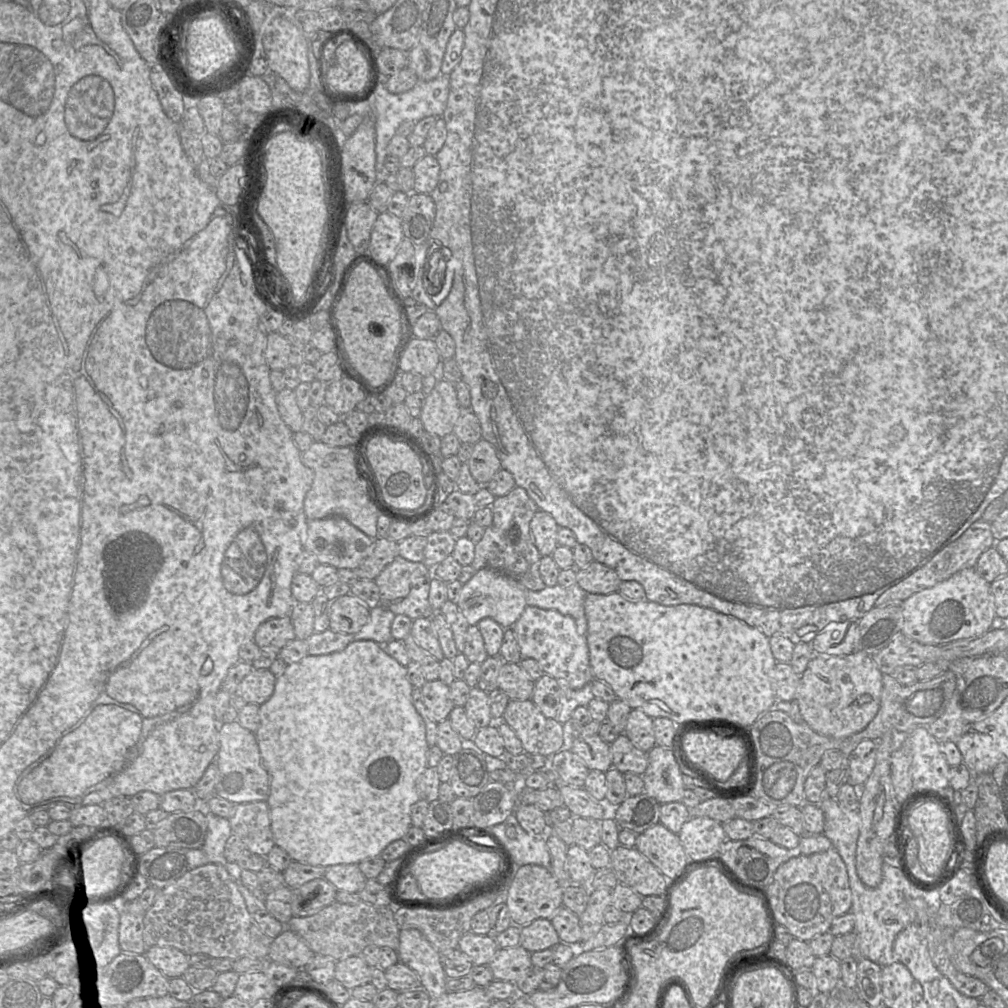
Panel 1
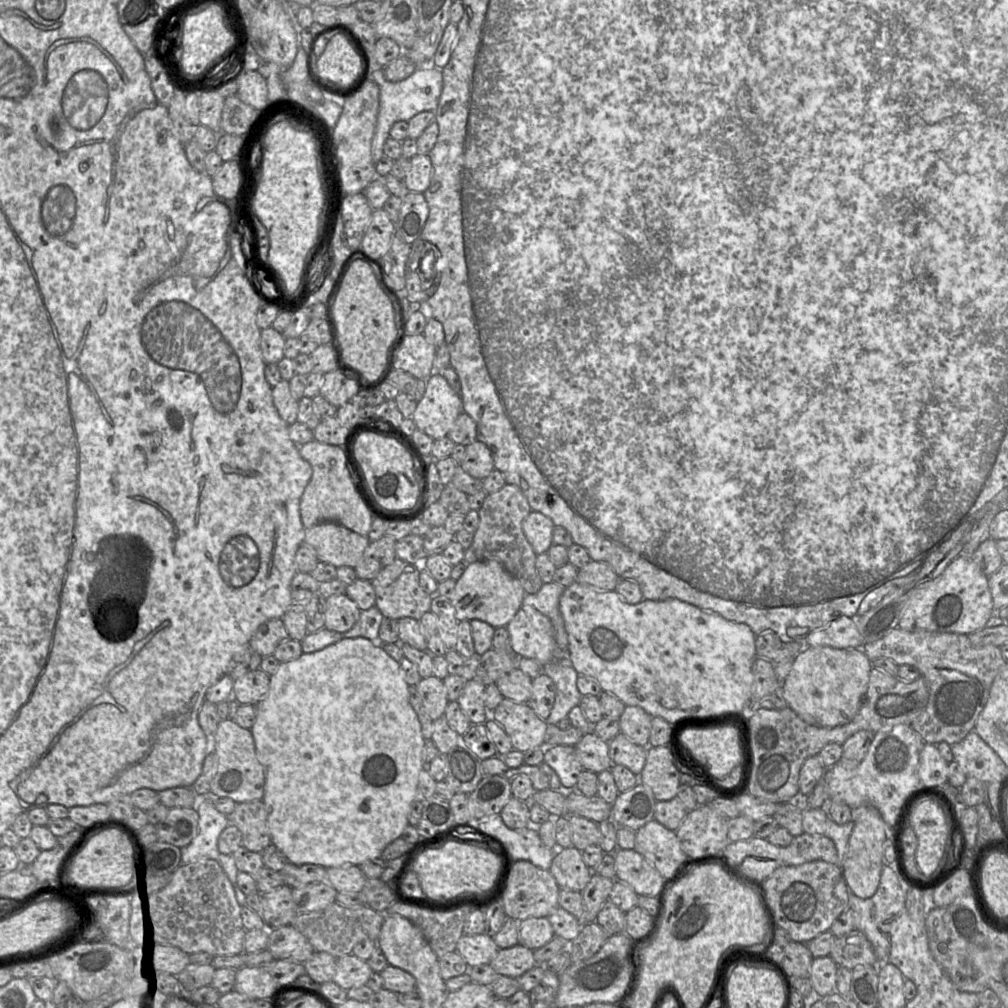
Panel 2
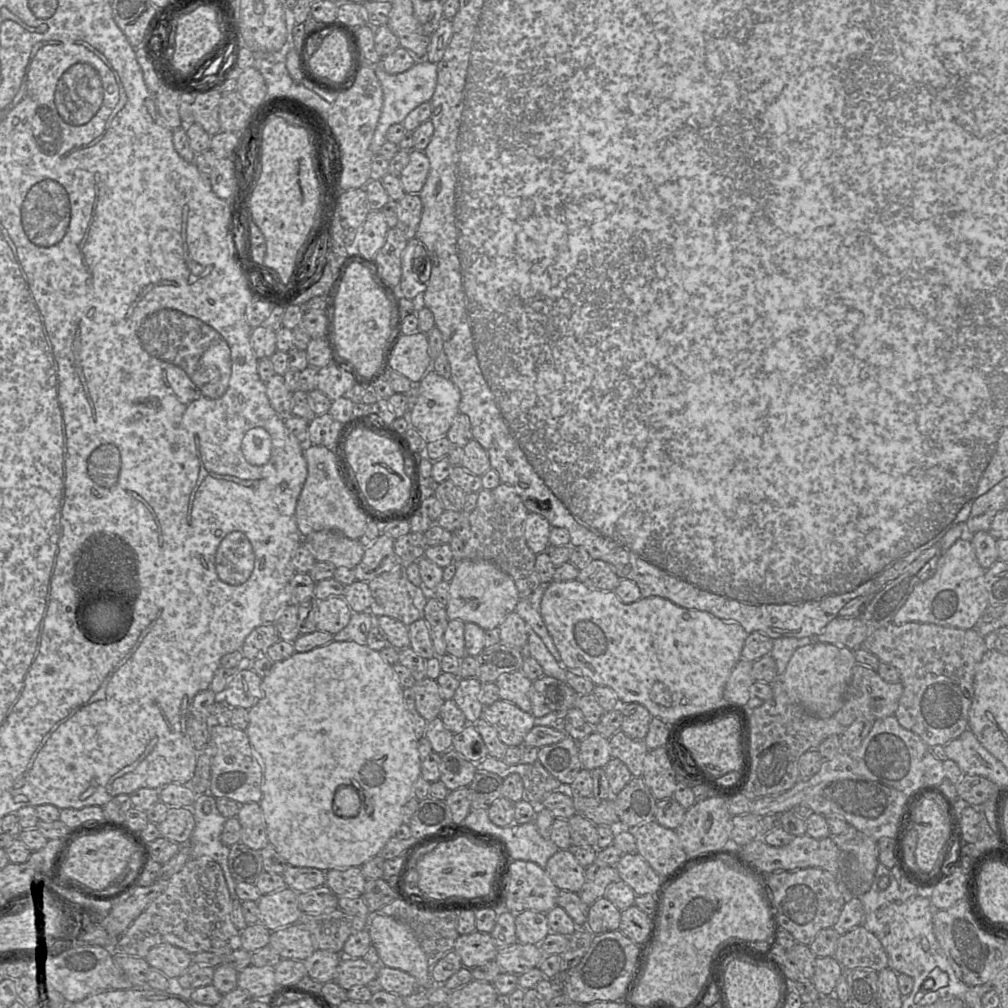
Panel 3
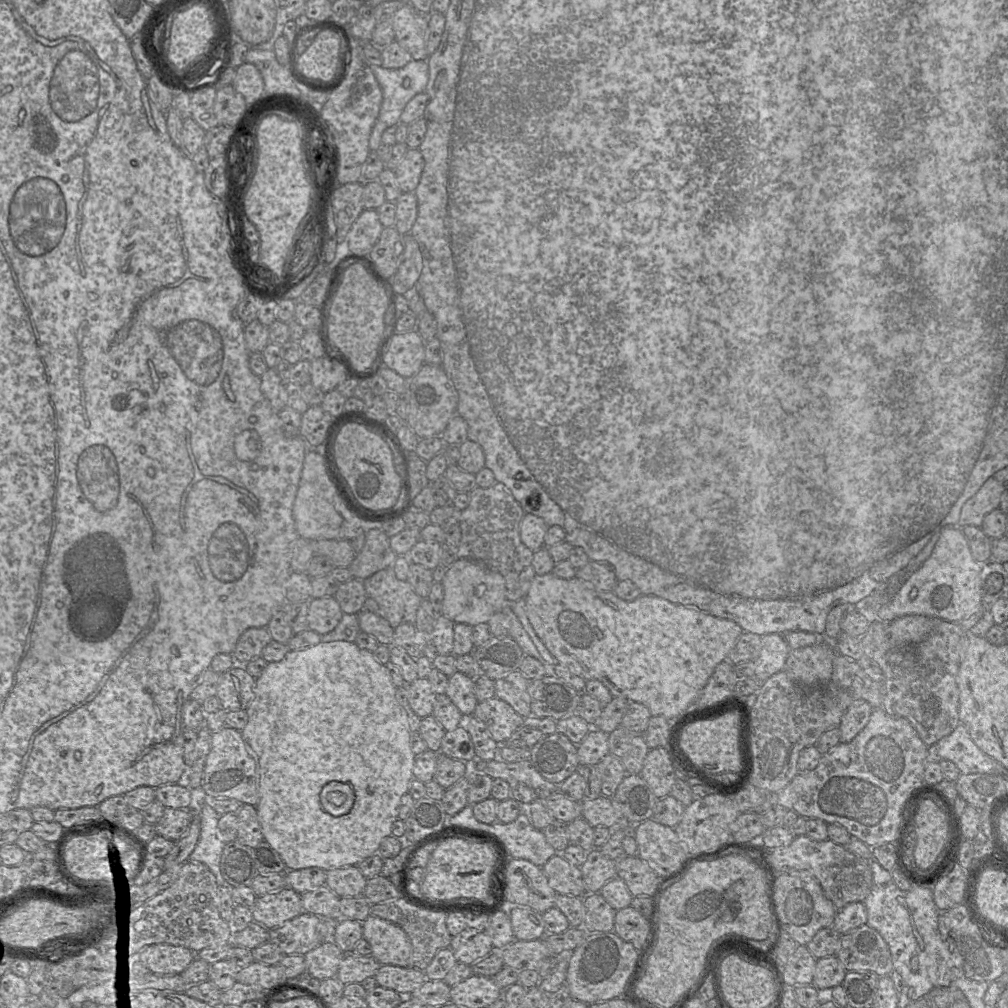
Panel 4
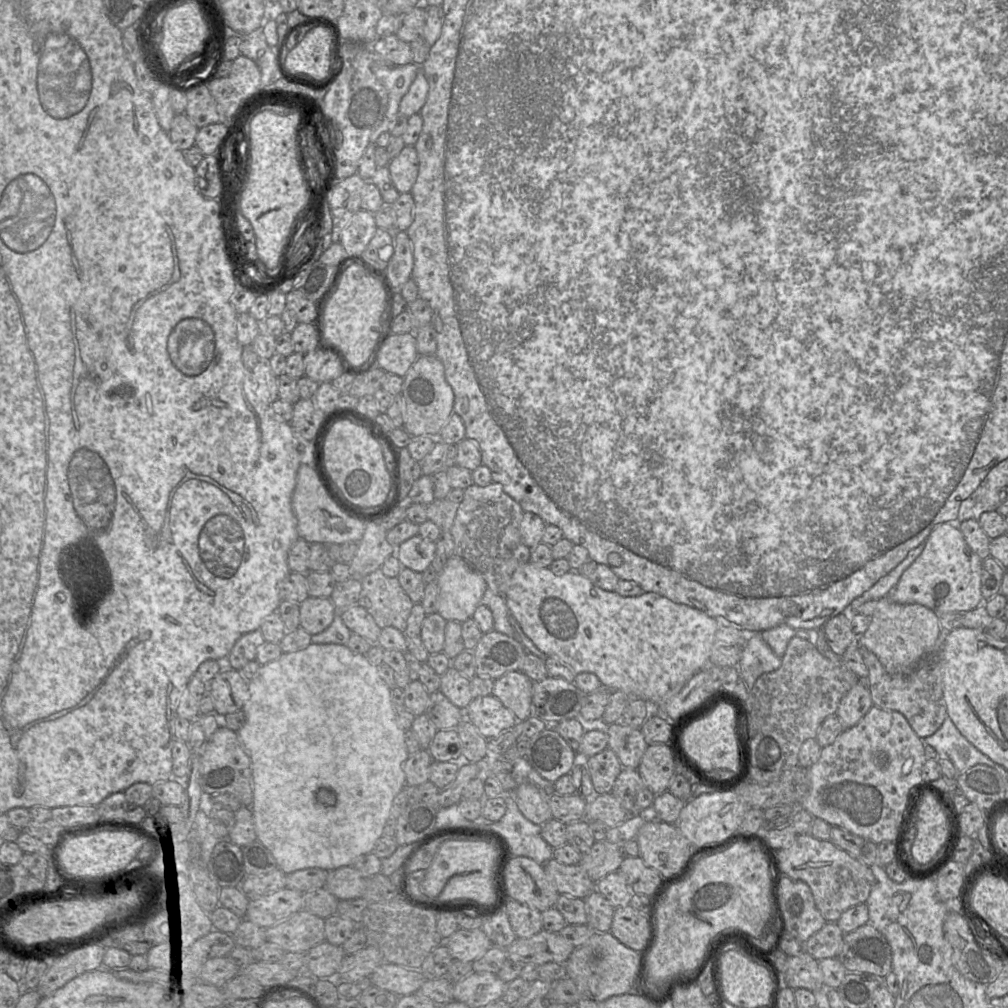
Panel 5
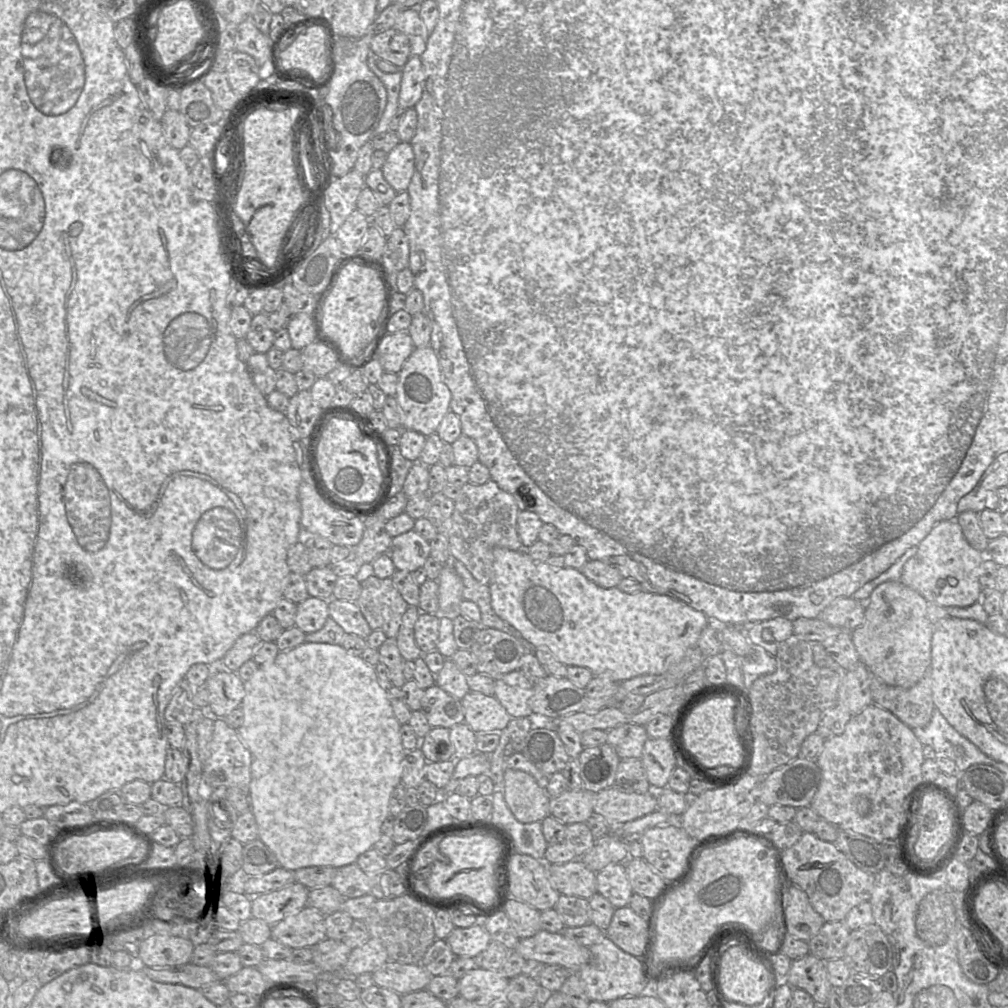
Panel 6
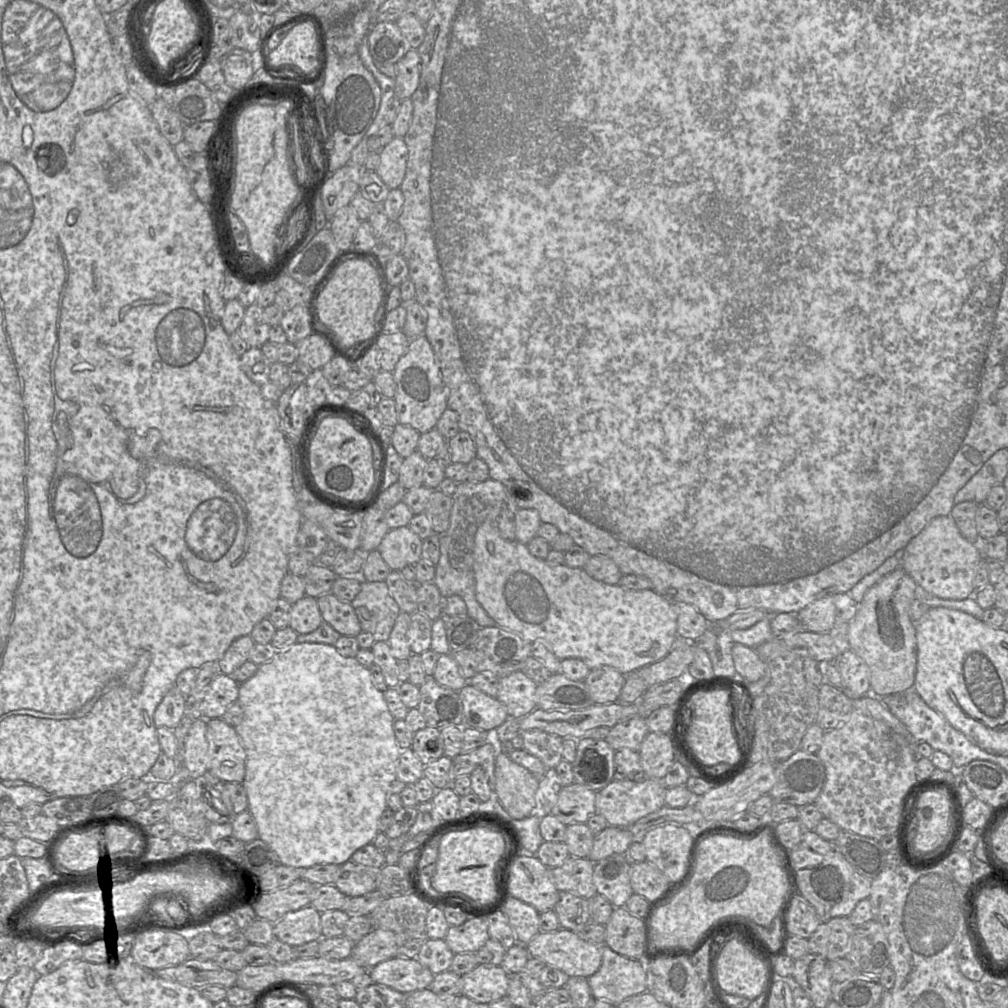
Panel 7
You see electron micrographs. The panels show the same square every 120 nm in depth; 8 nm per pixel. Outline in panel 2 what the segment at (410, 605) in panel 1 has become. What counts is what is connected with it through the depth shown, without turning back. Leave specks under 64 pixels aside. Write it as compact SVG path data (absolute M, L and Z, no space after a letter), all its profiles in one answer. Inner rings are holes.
M396 557L371 580L376 594L375 607L380 610L384 618L420 620L426 612L430 611L433 595L425 592L420 586L420 571L421 564L412 564Z

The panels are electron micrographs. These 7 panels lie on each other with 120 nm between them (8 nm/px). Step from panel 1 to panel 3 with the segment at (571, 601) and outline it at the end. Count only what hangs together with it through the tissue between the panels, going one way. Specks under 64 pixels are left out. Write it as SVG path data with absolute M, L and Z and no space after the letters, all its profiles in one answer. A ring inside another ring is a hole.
M541 583L540 586L529 596L520 598L516 605L515 612L518 613L539 635L556 661L560 665L564 665L561 654L541 615L541 601L546 590L546 585L548 584Z

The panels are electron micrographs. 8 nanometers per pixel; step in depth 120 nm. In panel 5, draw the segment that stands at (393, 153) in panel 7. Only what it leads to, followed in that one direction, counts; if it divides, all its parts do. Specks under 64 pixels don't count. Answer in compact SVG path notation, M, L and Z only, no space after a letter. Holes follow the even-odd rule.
M405 146L391 159L387 168L399 193L409 193L418 174L418 156L414 146Z

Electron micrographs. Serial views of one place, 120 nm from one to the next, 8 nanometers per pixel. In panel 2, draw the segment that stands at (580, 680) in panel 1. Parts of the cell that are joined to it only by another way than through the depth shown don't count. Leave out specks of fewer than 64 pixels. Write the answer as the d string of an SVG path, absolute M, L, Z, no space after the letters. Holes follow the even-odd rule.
M522 605L507 630L511 652L516 657L535 659L542 665L564 657L556 642L551 620L532 606Z

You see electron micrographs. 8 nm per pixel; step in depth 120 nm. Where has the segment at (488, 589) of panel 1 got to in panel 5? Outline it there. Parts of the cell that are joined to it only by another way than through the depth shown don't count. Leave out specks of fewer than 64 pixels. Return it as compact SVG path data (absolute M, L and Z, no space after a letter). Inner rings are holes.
M458 555L448 558L438 578L438 613L447 621L464 621L473 617L476 608L482 604L482 597L488 586L484 577Z

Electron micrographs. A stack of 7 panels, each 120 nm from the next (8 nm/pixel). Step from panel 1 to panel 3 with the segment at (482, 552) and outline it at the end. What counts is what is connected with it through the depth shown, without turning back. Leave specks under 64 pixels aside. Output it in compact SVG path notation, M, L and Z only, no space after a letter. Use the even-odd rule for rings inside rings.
M500 483L493 489L478 492L475 509L468 514L471 525L470 538L465 542L463 559L483 559L494 563L515 581L519 597L533 593L541 584L536 570L536 554L525 539L525 520L528 510L516 489Z

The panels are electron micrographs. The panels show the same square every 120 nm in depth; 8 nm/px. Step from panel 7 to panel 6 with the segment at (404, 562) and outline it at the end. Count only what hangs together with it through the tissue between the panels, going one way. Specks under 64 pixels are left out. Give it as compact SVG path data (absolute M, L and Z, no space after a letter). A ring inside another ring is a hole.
M414 529L392 538L389 555L396 570L413 572L430 557L430 544Z

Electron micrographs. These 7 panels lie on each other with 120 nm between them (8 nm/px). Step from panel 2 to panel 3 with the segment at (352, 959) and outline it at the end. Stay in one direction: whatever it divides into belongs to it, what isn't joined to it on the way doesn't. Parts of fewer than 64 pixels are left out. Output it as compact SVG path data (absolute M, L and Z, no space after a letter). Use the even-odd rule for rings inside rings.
M343 957L337 968L335 982L345 990L367 985L377 978L380 965L372 965L363 958Z

